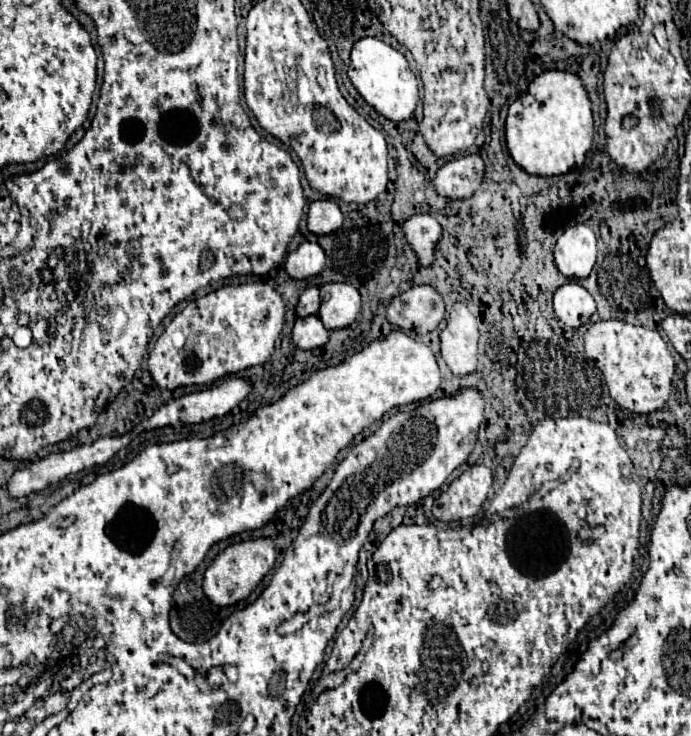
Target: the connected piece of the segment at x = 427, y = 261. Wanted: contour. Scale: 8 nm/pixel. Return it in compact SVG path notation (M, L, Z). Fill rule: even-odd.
M412 215L402 223L404 237L422 267L430 267L436 259L436 245L442 239L442 227L432 215Z

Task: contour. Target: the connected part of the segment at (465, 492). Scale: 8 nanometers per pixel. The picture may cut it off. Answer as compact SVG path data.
M484 465L468 467L434 501L432 505L434 517L440 521L460 521L476 515L488 497L492 479L494 475L490 467L484 467Z

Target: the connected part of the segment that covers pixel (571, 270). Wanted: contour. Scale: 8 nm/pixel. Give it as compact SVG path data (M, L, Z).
M586 225L568 227L554 245L554 263L568 279L584 279L596 263L596 235Z

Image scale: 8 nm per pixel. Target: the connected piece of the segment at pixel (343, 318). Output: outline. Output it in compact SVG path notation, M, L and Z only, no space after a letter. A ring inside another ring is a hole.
M328 283L320 287L320 321L326 329L342 329L356 321L360 313L360 293L348 283Z

